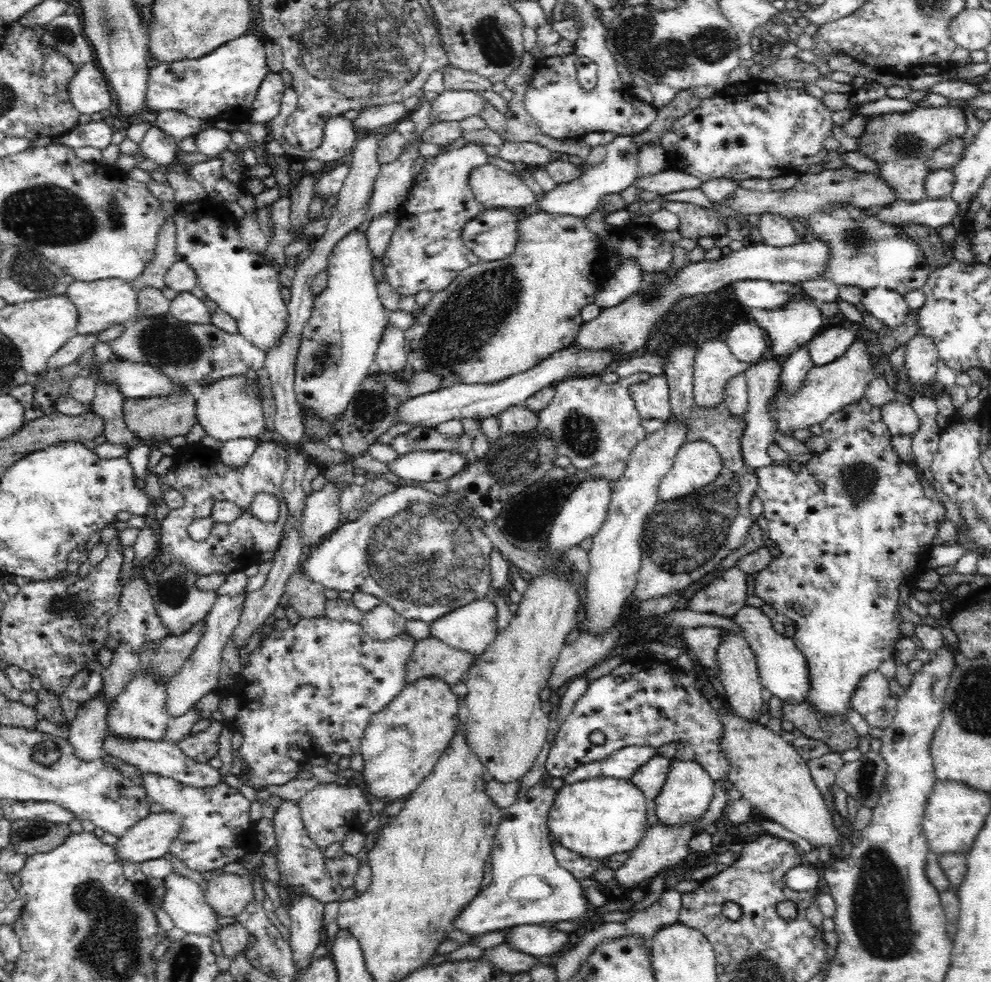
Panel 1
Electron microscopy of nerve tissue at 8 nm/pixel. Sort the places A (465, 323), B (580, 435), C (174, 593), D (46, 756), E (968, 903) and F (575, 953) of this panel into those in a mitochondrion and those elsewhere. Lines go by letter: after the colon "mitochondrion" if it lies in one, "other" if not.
A: mitochondrion
B: mitochondrion
C: mitochondrion
D: mitochondrion
E: other
F: other

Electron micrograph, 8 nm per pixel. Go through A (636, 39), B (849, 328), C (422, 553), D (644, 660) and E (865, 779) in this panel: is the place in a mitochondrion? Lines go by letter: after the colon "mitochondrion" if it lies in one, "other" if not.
A: mitochondrion
B: other
C: mitochondrion
D: other
E: mitochondrion

